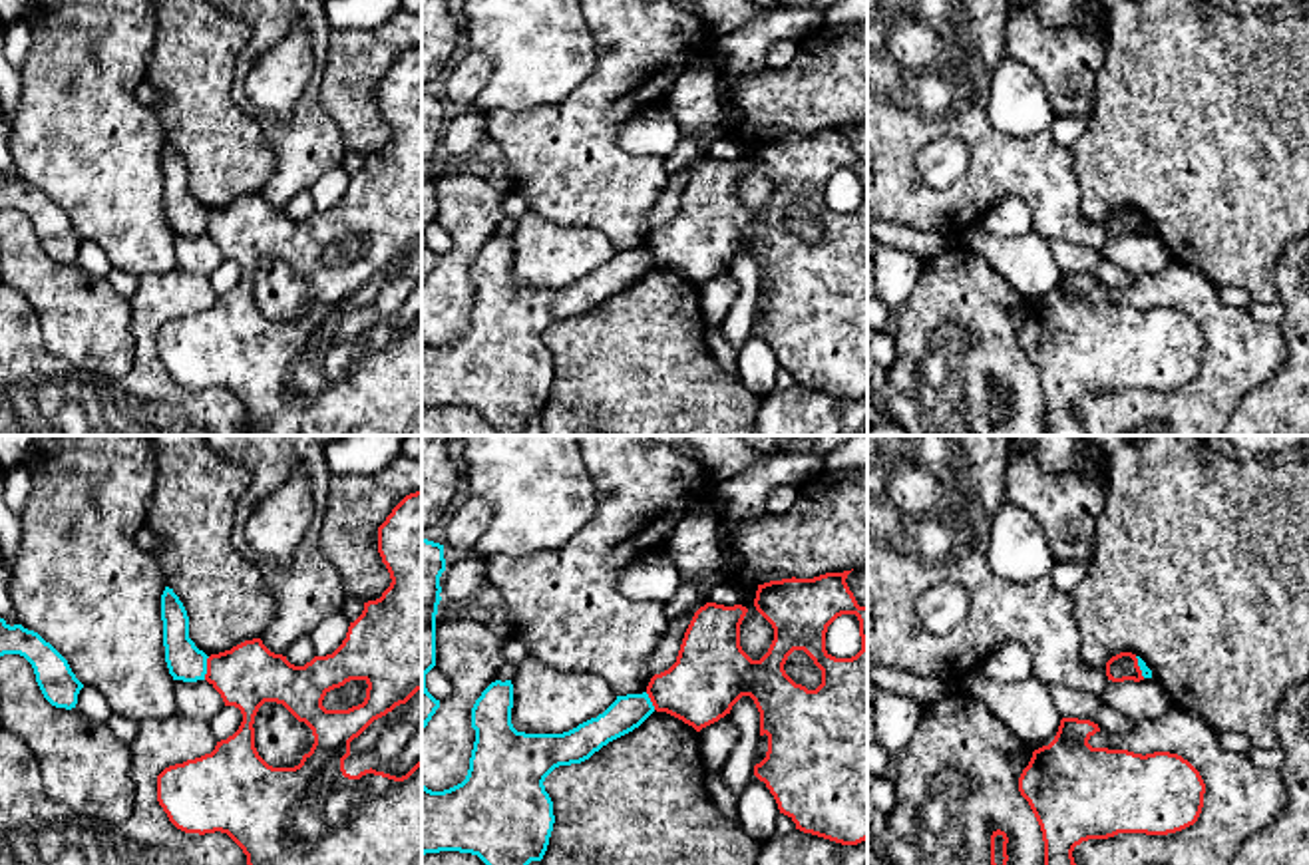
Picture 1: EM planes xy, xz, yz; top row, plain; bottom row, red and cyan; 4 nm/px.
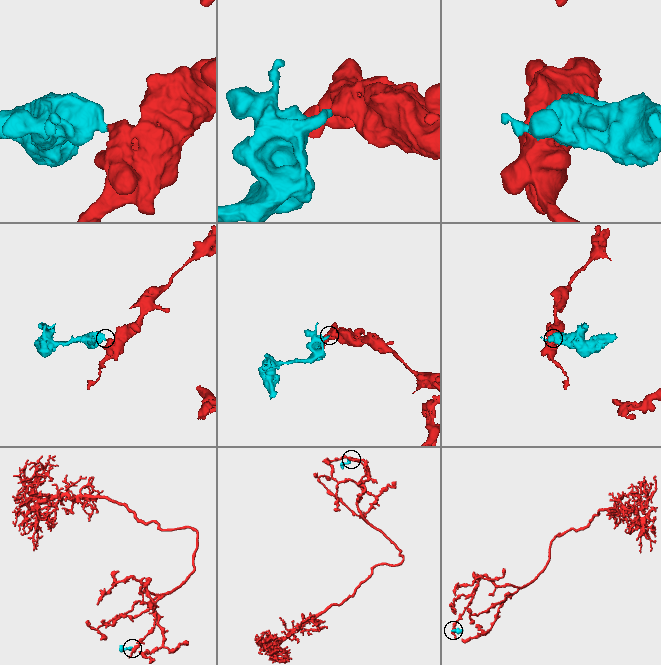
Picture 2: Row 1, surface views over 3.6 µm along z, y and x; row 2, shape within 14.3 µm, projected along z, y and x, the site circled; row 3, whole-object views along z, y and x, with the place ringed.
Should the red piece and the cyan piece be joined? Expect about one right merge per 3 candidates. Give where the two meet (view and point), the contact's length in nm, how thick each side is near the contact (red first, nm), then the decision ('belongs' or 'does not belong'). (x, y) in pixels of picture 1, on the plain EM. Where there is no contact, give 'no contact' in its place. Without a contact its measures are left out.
contact xy (207, 223); length 100 nm; calibres 260 and 150 nm; does not belong

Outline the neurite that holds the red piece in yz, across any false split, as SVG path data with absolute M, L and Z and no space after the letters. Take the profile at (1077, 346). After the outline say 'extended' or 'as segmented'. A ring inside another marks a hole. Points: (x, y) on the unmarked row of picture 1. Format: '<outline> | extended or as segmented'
M1062 272L1054 294L1032 306L1019 332L1019 346L1028 356L1044 396L1044 426L1052 435L1088 435L1072 406L1088 394L1118 388L1168 390L1194 380L1204 362L1206 338L1182 310L1170 306L1134 308L1092 302L1088 294L1098 278Z | as segmented

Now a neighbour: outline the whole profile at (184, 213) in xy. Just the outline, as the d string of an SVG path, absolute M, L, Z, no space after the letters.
M169 141L161 149L161 175L165 217L173 235L205 235L209 211L189 193L187 165Z

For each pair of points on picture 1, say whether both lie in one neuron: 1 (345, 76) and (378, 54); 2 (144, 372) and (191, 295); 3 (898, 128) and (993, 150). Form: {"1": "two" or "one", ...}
{"1": "one", "2": "one", "3": "one"}

